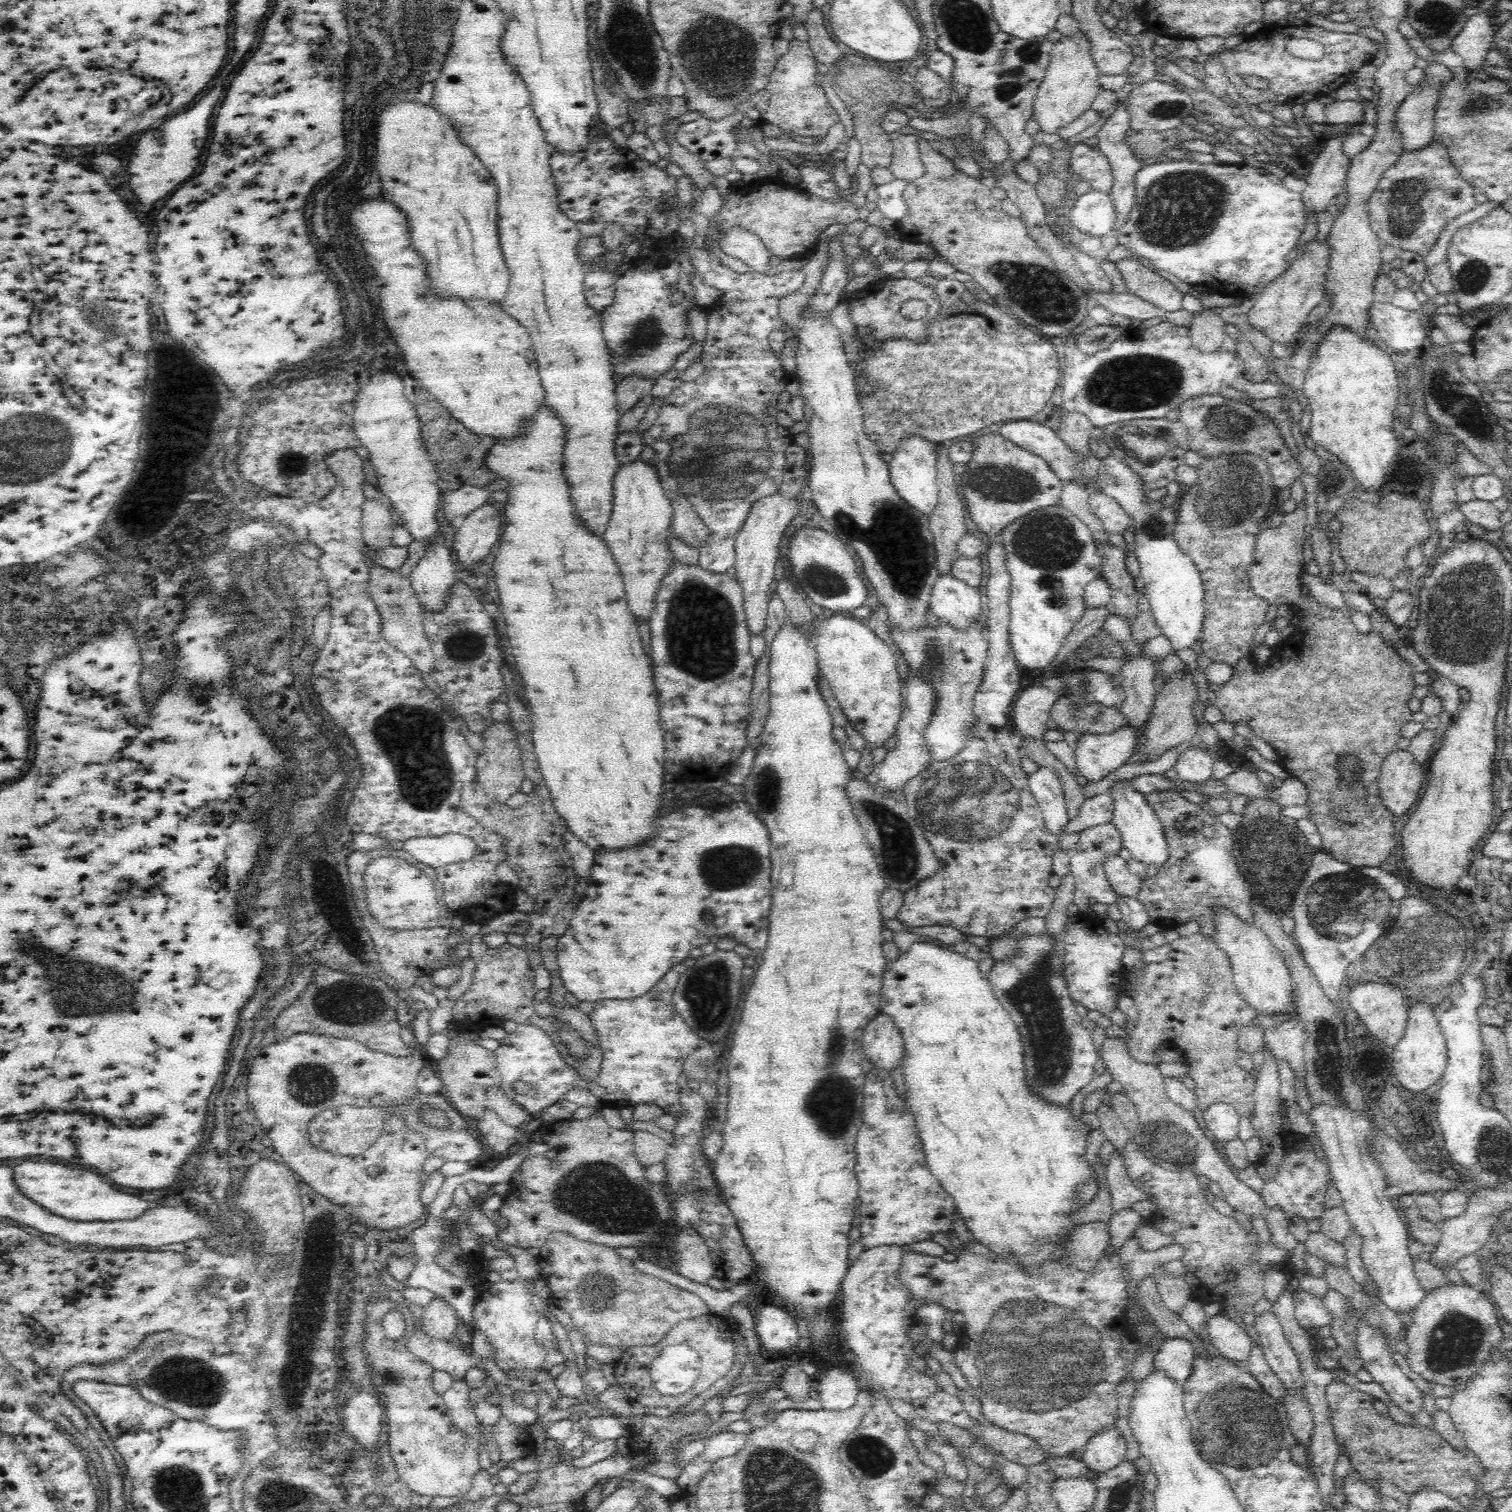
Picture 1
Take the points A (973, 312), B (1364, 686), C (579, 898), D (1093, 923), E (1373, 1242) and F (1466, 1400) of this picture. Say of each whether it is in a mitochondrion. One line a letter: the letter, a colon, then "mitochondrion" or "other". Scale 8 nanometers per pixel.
A: other
B: other
C: other
D: other
E: mitochondrion
F: other

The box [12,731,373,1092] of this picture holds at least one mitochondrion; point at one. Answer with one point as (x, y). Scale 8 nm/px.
(121, 994)

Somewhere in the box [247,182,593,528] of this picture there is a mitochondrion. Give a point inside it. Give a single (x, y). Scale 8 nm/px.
(293, 469)

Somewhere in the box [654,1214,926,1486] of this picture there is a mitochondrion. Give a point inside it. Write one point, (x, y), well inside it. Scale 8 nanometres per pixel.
(872, 1457)

